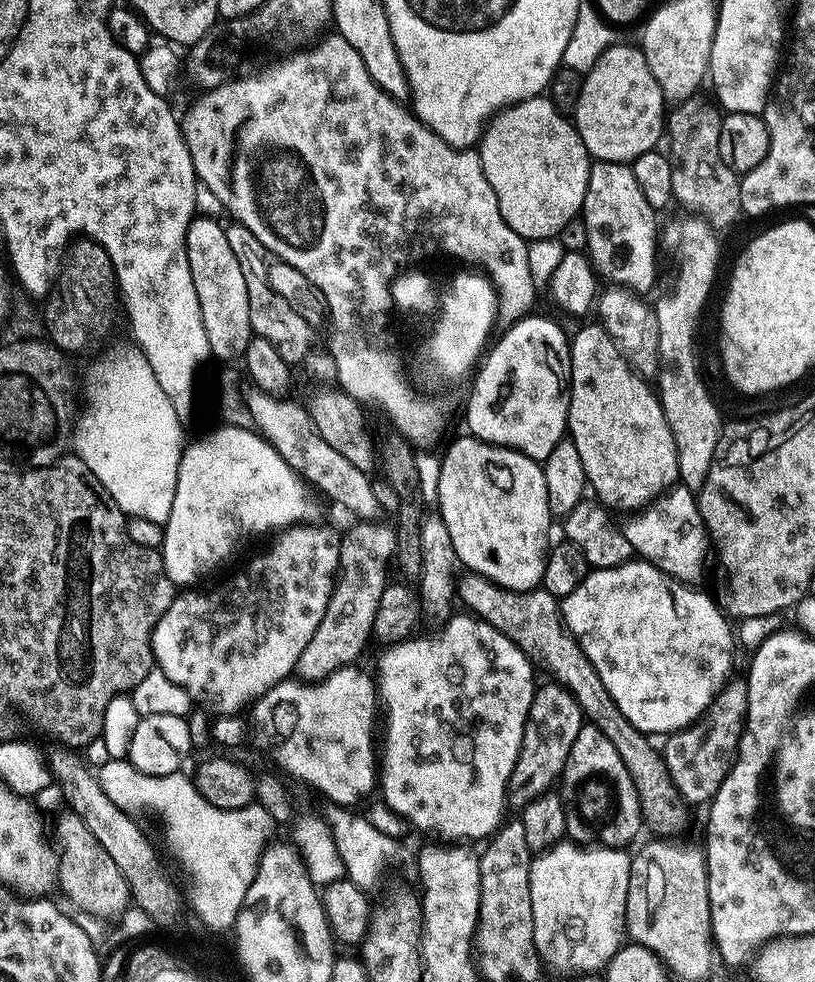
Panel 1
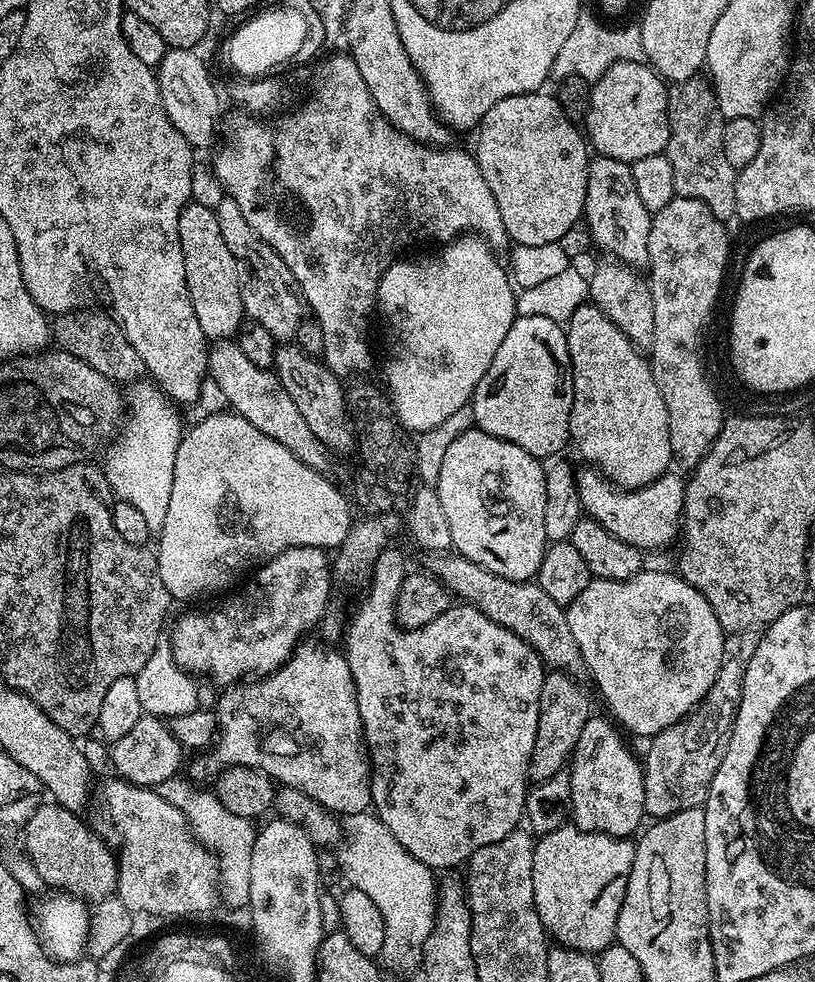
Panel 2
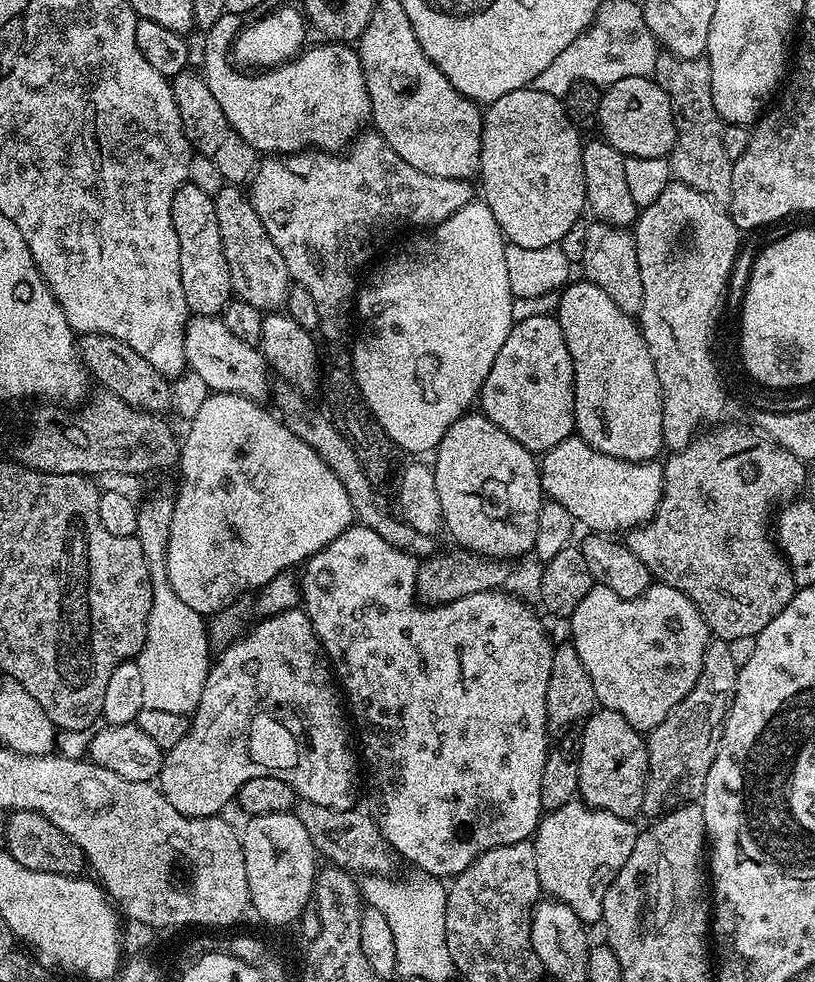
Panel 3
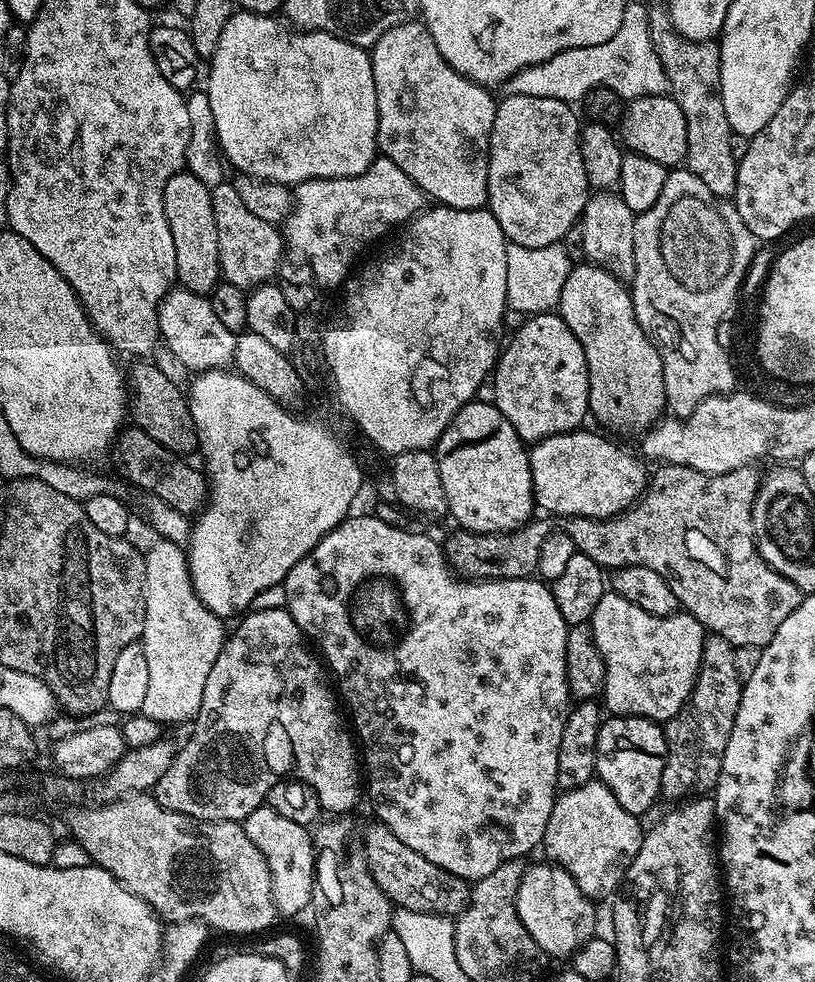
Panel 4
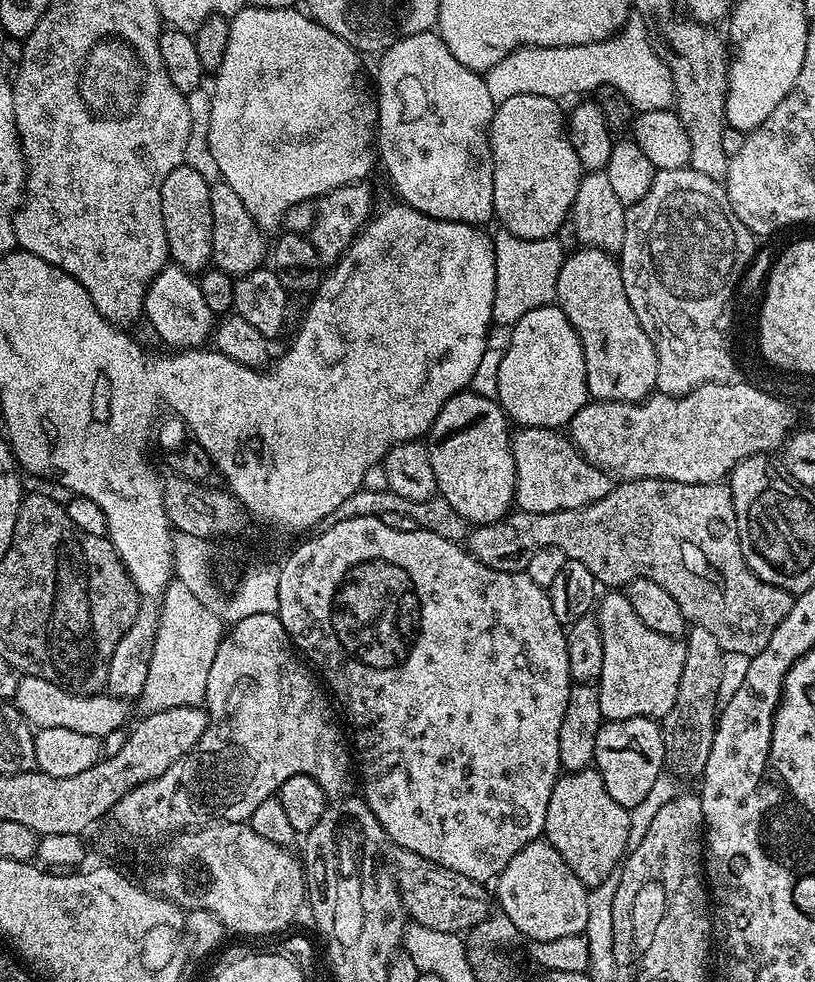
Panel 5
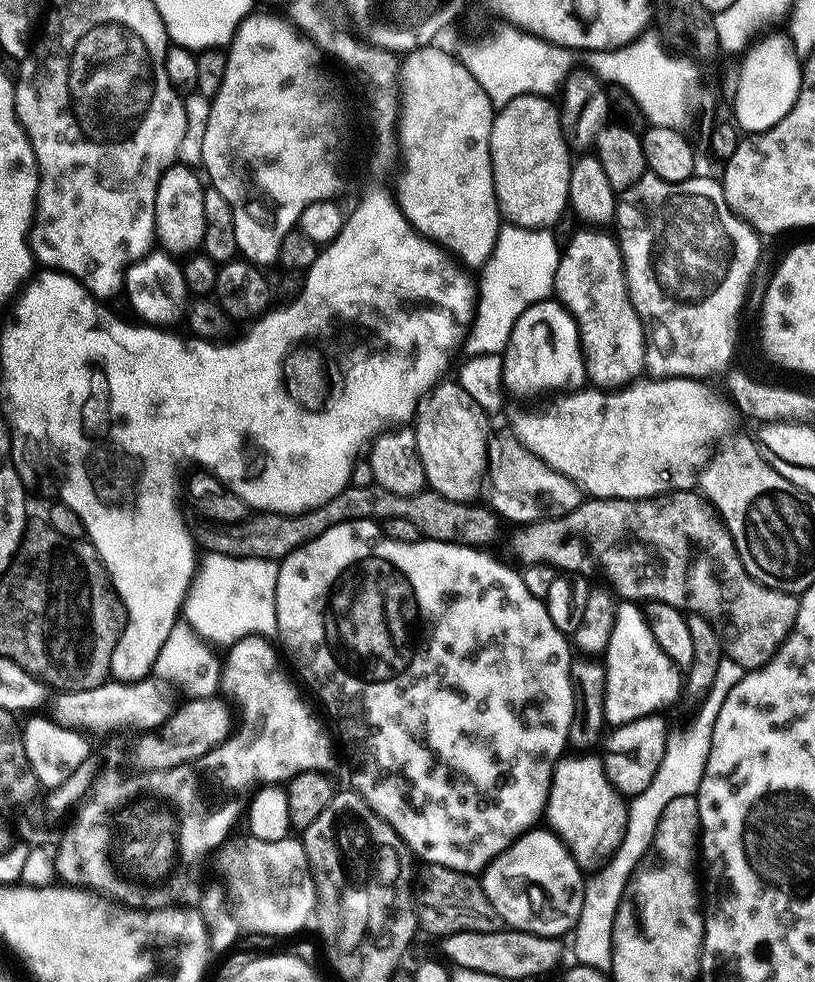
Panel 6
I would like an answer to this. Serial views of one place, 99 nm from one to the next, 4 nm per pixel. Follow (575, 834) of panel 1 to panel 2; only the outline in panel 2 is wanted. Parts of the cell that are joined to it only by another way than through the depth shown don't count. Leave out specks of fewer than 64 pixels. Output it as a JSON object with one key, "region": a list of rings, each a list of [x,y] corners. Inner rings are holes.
{"region":[[[593,714],[586,726],[582,726],[582,734],[578,734],[568,772],[570,820],[584,832],[601,832],[607,836],[628,838],[633,835],[632,831],[635,833],[641,827],[640,819],[645,819],[646,816],[646,772],[641,761],[640,764],[636,761],[635,754],[624,745],[623,738],[616,733],[617,725],[611,719],[608,720],[603,720],[600,714]]]}

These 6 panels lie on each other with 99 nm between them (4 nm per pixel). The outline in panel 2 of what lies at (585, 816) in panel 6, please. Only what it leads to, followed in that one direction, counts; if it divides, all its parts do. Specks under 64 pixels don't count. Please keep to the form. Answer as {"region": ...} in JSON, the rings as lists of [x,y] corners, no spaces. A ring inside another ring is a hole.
{"region":[[[561,826],[536,840],[534,902],[545,933],[557,945],[599,954],[616,940],[618,910],[635,853],[631,839],[584,832],[575,826]]]}

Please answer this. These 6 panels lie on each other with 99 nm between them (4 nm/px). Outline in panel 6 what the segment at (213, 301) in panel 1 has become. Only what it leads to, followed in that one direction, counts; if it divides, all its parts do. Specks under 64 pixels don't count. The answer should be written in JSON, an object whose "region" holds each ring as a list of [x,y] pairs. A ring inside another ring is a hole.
{"region":[[[175,163],[162,174],[158,194],[154,198],[156,239],[163,251],[176,258],[195,253],[203,245],[206,234],[206,206],[204,205],[205,181],[195,176],[189,165]]]}

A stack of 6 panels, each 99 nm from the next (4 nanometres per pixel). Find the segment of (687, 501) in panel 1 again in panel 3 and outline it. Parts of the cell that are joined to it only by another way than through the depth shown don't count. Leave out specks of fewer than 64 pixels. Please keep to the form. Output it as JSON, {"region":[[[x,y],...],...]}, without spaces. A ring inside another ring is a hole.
{"region":[[[573,434],[568,439],[558,442],[549,452],[543,453],[539,461],[540,487],[548,500],[556,500],[566,510],[570,510],[577,525],[584,524],[596,534],[627,533],[641,524],[648,523],[660,509],[660,500],[664,497],[664,465],[656,460],[648,460],[644,464],[626,462],[618,458],[610,458],[598,450],[594,450],[579,436]]]}

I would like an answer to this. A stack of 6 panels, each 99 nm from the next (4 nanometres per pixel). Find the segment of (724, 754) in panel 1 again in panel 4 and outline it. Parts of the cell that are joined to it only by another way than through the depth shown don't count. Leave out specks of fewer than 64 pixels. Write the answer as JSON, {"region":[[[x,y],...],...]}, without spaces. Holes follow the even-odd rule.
{"region":[[[705,635],[704,649],[700,658],[700,668],[696,671],[696,680],[688,700],[663,725],[666,754],[660,779],[660,796],[663,799],[684,802],[699,797],[713,787],[720,773],[720,759],[724,757],[728,734],[736,716],[742,674],[737,671],[734,662],[736,649],[726,638]]]}

